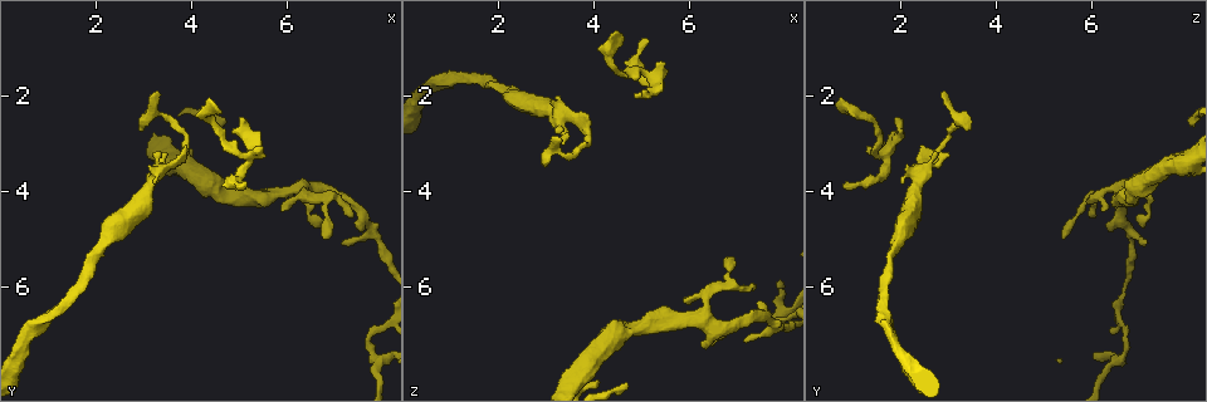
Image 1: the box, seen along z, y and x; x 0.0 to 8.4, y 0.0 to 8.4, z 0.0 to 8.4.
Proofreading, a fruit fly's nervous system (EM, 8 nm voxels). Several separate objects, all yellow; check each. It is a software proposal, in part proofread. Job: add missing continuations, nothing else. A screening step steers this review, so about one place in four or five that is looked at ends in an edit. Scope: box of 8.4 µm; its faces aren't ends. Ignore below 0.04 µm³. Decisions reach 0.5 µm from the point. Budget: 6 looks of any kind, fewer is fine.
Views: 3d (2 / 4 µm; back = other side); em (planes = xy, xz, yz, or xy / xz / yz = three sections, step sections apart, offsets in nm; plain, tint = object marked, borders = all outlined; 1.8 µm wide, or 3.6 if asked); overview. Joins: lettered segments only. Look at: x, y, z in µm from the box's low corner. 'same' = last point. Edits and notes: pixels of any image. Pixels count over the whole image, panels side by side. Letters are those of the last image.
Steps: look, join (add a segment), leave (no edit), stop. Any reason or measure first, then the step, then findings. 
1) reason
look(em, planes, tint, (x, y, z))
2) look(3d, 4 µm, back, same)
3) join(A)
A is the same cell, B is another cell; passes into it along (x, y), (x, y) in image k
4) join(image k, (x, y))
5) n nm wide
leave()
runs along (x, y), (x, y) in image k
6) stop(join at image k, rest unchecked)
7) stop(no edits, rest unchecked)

branch stops here
look(3d, 2 µm, (2.95, 2.70, 3.50))

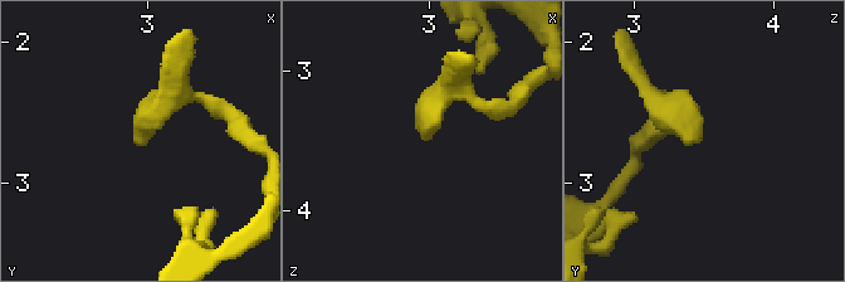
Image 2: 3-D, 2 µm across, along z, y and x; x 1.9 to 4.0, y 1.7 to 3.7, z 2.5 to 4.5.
look(em, xz, step 8, borders, (2.94, 2.64, 3.50))

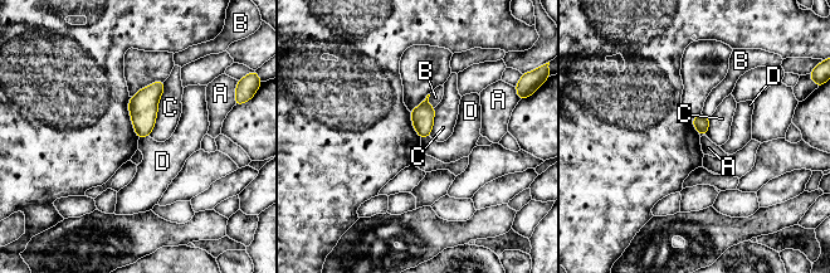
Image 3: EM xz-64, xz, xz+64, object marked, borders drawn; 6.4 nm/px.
cut it another way
look(em, planes, borders, same)

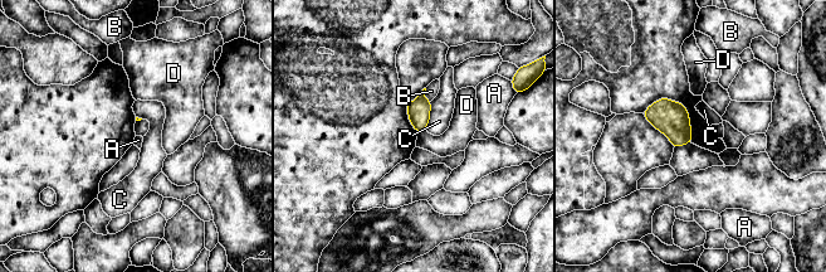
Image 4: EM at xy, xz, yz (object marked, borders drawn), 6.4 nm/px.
C touches over 190 nm
leave()
A, B, C and D are other cells; border along (425, 129), (418, 132) in image 4; none of them fits

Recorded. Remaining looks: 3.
free end
look(em, yz, step 16, borders, (5.15, 3.85, 0.80))

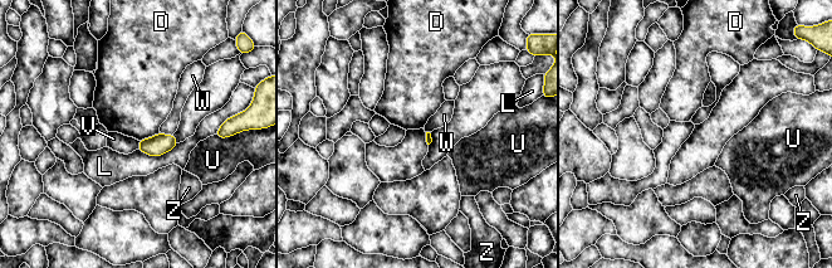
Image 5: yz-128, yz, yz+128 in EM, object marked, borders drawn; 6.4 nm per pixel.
L touches over 260 nm
leave()
D, L, U, V, W and Z are other cells; no lettered segment goes on from it

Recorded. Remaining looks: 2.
thin end
look(3d, 2 µm, (6.70, 4.60, 6.95))

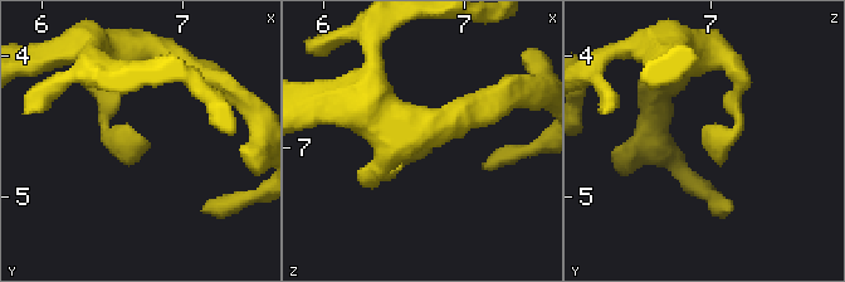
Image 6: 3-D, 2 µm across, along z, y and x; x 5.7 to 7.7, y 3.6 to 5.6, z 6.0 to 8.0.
need the tissue
look(em, yz, step 16, borders, (6.74, 4.58, 6.98))

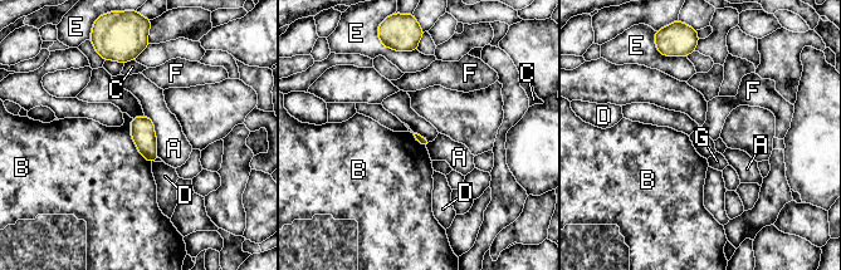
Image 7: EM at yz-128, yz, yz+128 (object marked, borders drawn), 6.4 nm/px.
leave()
A, B, C, D, E, F and G are other cells; border along (131, 118), (131, 138), (151, 163) in image 7; none of them fits

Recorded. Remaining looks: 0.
stop(no edits, rest unchecked)

